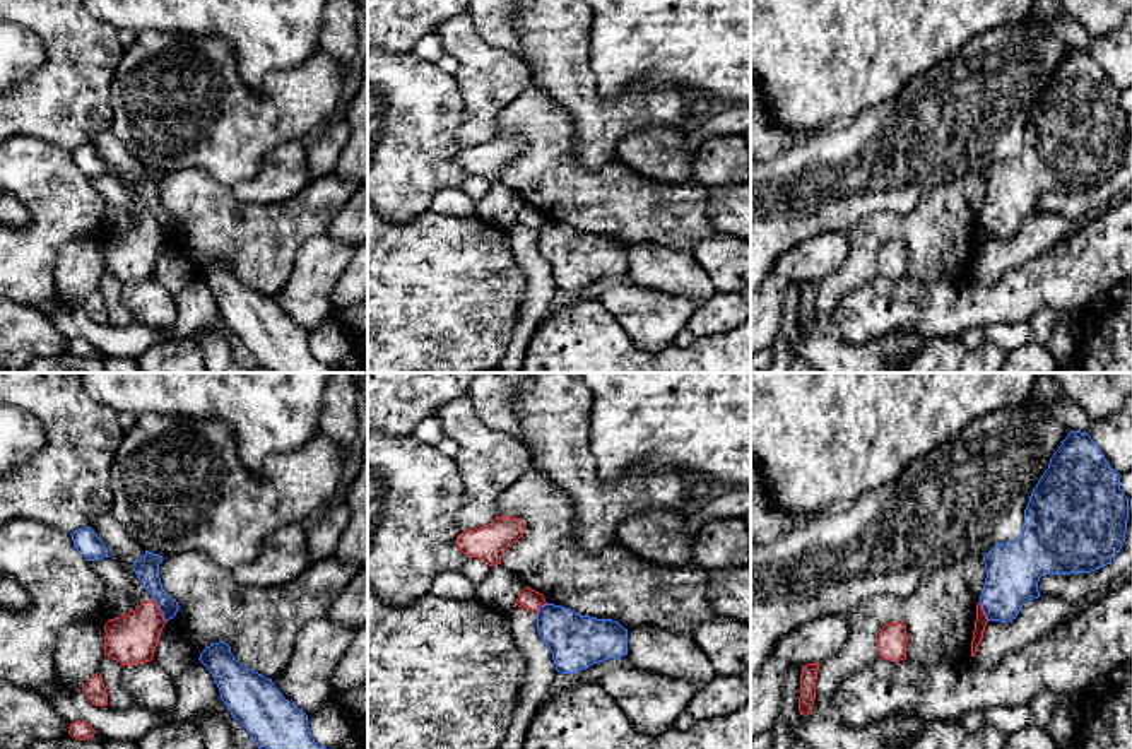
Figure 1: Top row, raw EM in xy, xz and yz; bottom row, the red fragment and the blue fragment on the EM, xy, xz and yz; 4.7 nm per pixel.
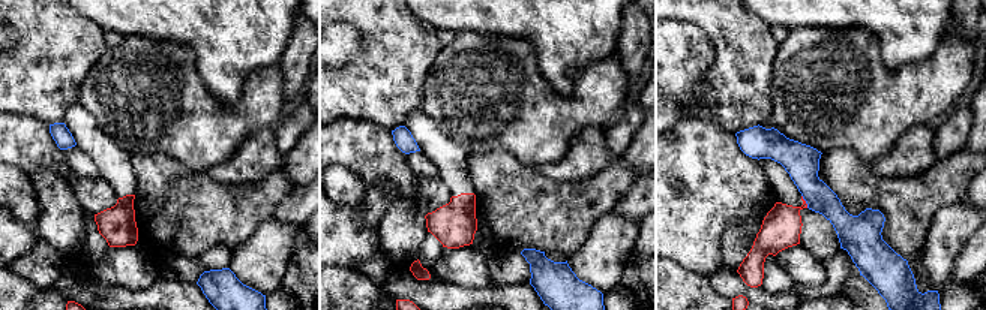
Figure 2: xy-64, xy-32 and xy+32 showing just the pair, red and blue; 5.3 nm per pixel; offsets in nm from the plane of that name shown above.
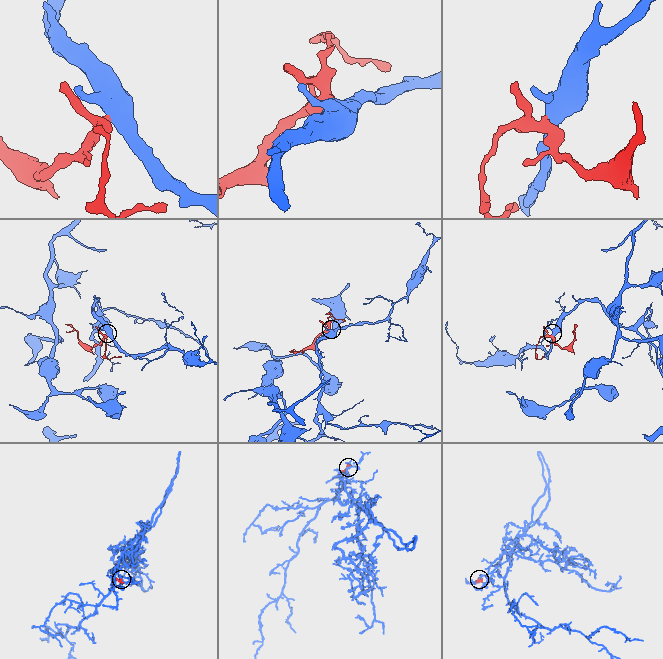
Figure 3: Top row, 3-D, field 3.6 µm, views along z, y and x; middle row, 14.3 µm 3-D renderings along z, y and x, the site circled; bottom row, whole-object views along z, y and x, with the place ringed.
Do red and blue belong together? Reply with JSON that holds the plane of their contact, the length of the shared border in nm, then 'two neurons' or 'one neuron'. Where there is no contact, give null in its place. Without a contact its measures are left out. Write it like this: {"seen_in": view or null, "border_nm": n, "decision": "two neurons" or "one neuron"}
{"seen_in": "xy", "border_nm": 130, "decision": "two neurons"}

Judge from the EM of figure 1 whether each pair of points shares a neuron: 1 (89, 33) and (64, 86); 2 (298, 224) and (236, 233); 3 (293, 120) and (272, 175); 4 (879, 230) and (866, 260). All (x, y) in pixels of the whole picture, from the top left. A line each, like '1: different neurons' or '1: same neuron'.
1: same neuron
2: same neuron
3: different neurons
4: same neuron

